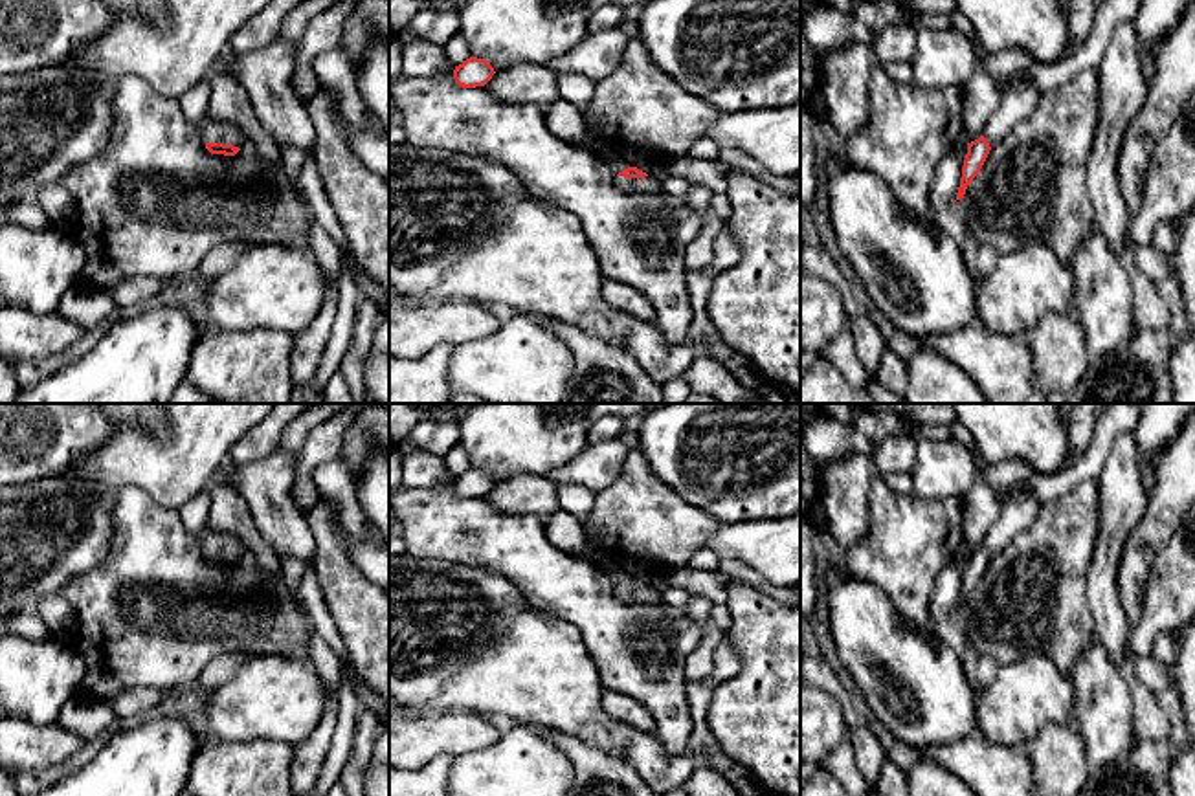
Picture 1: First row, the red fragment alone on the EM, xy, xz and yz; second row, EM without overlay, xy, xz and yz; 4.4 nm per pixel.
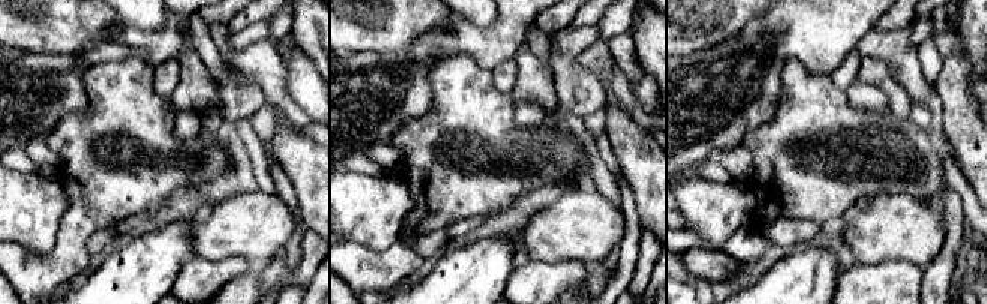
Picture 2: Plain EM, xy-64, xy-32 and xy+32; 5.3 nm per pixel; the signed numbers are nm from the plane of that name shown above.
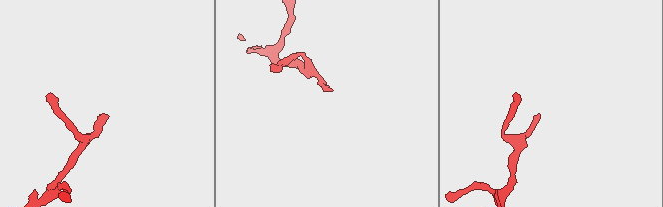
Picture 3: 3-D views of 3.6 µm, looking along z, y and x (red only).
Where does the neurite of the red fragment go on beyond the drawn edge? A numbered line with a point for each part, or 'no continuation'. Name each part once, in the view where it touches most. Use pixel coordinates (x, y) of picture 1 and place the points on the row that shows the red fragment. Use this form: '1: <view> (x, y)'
1: xy (212, 131)

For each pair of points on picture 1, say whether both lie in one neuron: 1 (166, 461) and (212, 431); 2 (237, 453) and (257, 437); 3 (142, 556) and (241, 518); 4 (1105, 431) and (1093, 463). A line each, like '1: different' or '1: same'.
1: same
2: same
3: different
4: same

